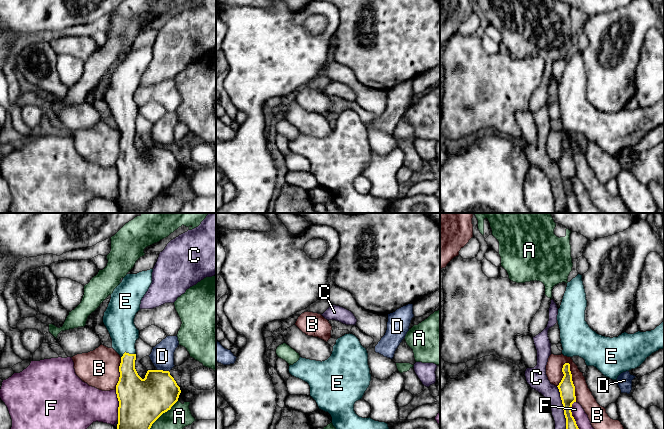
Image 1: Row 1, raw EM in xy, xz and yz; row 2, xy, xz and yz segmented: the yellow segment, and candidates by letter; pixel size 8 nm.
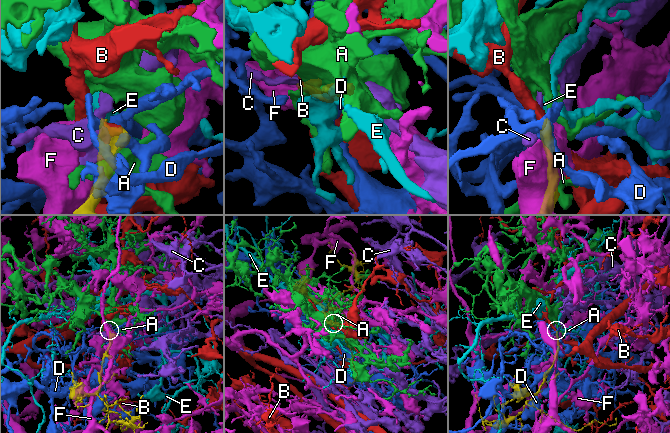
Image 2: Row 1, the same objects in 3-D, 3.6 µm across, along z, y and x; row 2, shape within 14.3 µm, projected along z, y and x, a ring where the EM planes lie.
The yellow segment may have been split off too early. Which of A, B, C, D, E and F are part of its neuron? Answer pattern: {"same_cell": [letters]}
{"same_cell": ["E"]}

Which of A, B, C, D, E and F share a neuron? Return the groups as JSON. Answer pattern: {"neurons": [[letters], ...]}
{"neurons": [["A"], ["B"], ["C"], ["D"], ["E"], ["F"]]}

